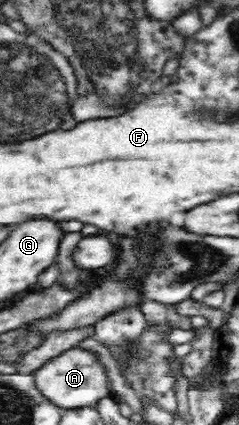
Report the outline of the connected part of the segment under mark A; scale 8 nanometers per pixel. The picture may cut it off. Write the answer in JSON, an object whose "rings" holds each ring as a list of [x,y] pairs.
{"rings":[[[68,348],[46,361],[33,375],[42,395],[62,409],[95,407],[102,398],[111,396],[105,365],[99,360],[99,354],[88,348]]]}

